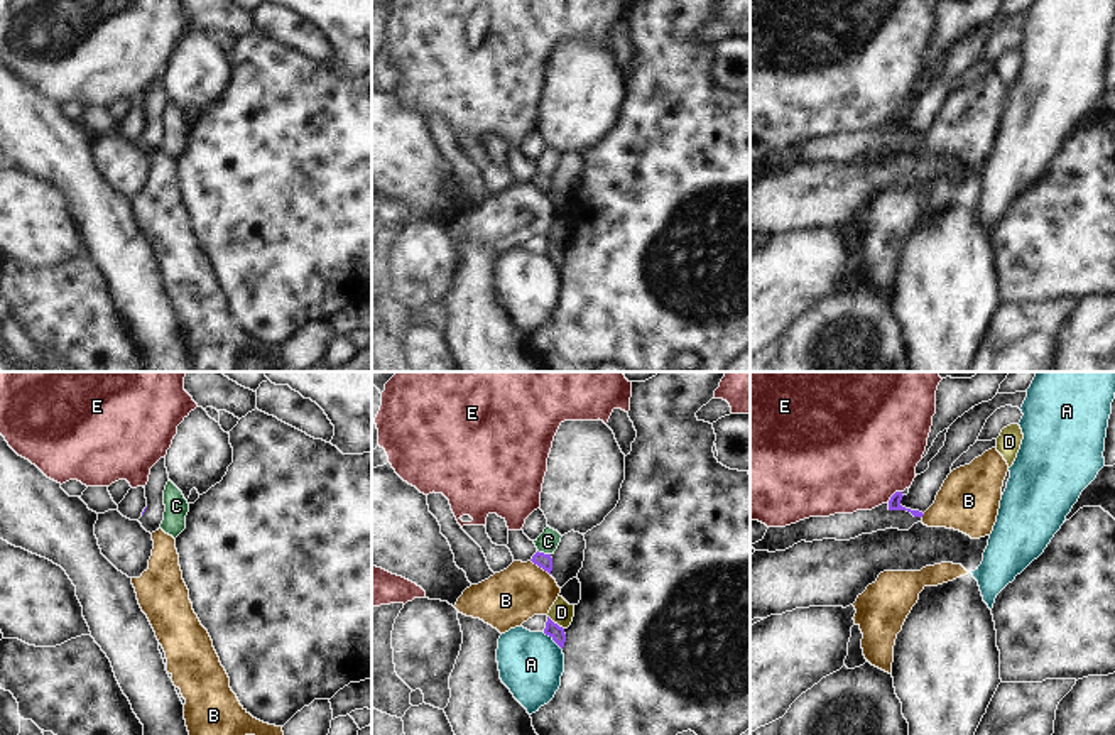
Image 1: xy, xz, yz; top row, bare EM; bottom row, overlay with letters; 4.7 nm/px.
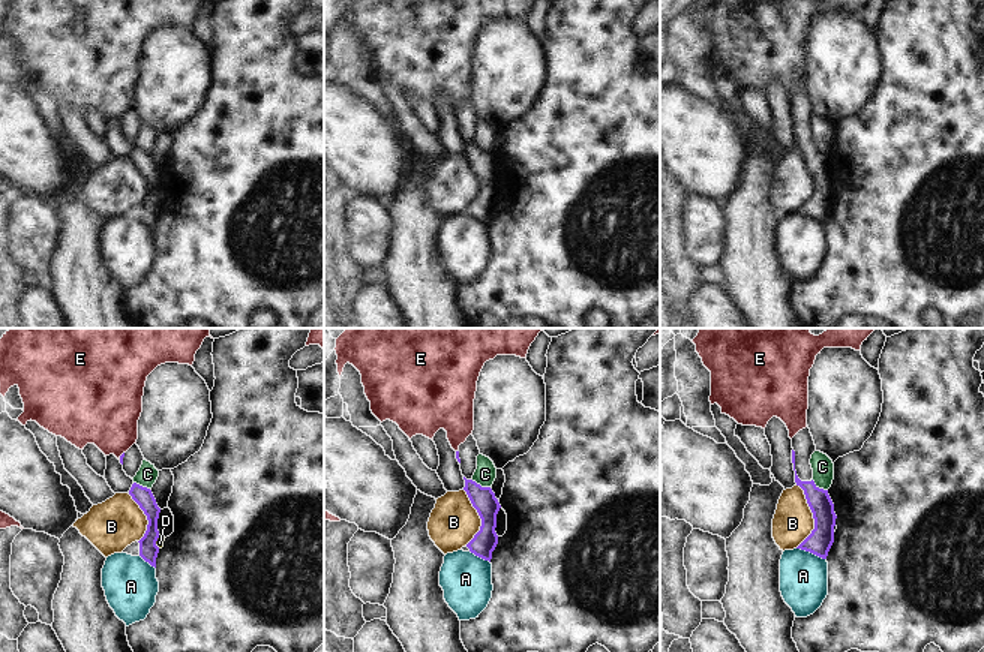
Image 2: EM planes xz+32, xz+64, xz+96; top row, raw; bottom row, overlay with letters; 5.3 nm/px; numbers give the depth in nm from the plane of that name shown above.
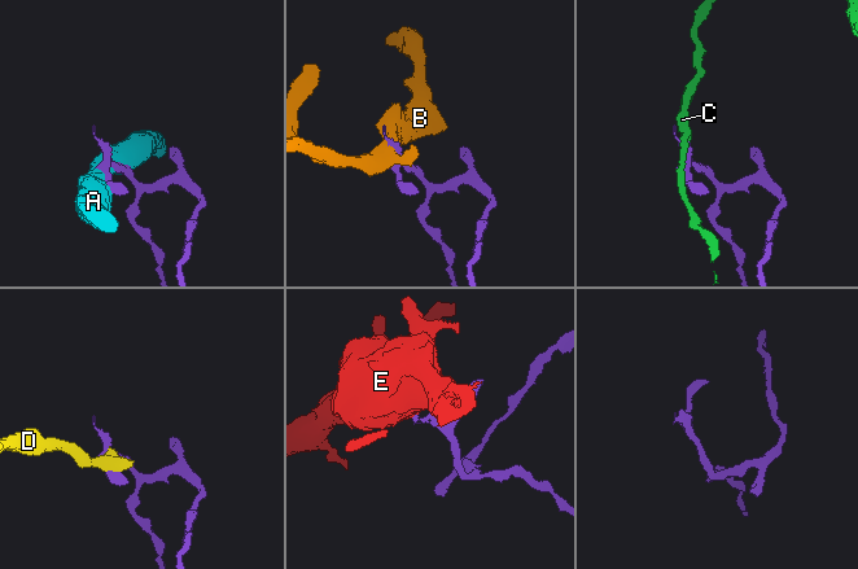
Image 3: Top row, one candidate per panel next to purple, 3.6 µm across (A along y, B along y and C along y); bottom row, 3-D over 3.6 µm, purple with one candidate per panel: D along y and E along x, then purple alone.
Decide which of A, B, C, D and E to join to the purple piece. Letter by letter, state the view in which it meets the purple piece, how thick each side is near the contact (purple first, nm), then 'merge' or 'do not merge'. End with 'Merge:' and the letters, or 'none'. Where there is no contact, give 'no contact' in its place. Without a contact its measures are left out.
A: xz | 70/300 nm | do not merge
B: xz | 70/280 nm | do not merge
C: xz | 70/100 nm | do not merge
D: xz | 70/110 nm | do not merge
E: yz | 60/500 nm | do not merge
Merge: none

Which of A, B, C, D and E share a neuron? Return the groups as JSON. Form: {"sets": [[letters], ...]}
{"sets": [["A"], ["B"], ["C"], ["D"], ["E"]]}

